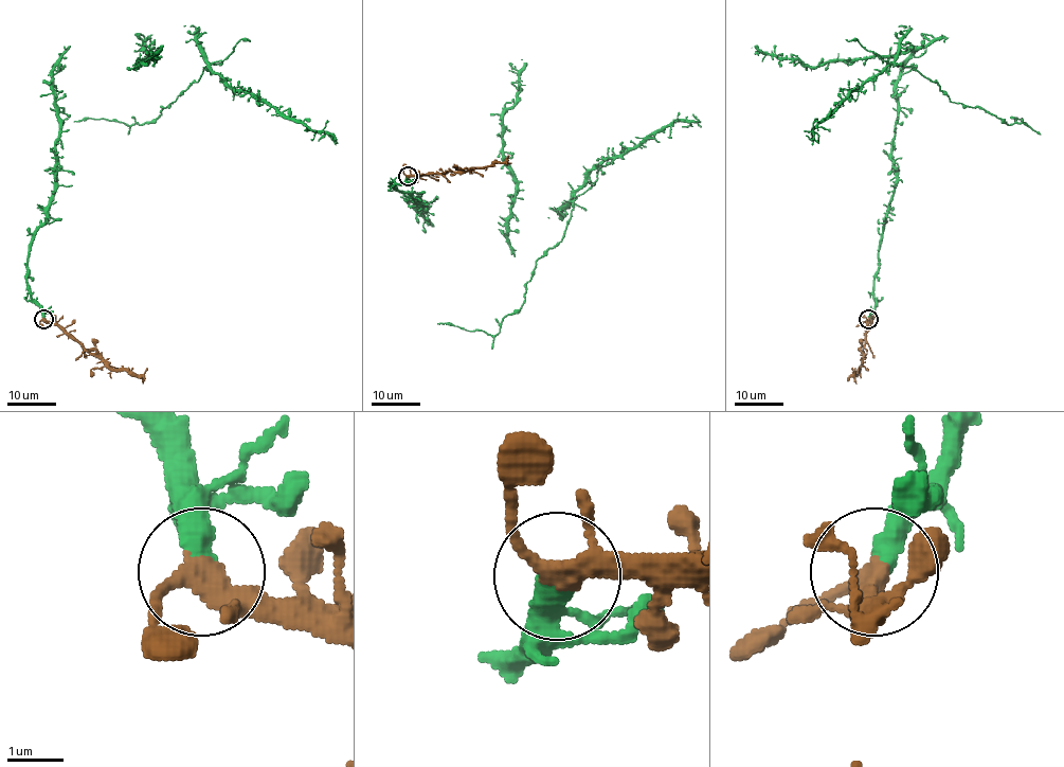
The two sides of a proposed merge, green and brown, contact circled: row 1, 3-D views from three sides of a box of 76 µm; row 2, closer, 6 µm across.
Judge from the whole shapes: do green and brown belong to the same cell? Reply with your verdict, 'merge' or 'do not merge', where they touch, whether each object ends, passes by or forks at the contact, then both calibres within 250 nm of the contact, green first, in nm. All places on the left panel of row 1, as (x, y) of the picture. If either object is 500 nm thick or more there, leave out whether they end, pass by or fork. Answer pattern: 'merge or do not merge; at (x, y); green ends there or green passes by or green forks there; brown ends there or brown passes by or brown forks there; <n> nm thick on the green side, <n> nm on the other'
merge; at (43, 319); green ends there; brown forks there; 420 nm thick on the green side, 280 nm on the other

